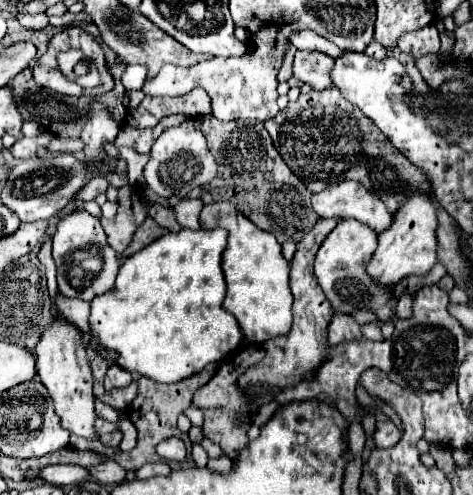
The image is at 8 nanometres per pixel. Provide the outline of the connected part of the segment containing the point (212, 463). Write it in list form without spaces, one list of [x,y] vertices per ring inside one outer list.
[[[222,453],[218,459],[210,459],[206,467],[208,469],[214,469],[214,471],[220,471],[220,473],[226,473],[232,467],[232,461],[228,459],[228,455]]]

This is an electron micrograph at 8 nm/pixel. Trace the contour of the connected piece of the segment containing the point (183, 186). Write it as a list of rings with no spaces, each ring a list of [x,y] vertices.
[[[186,115],[186,119],[180,125],[168,127],[154,141],[150,159],[144,167],[144,177],[146,177],[146,185],[158,197],[164,197],[164,199],[168,199],[170,195],[184,197],[192,189],[202,187],[216,177],[218,165],[214,161],[214,155],[210,155],[210,149],[202,135],[202,119],[204,117],[200,117],[200,115]]]

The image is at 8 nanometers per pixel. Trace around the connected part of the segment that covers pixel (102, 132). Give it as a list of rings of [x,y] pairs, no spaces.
[[[92,105],[88,123],[82,129],[82,141],[84,141],[82,155],[84,155],[86,163],[104,163],[106,161],[104,143],[112,143],[116,139],[118,131],[120,131],[120,127],[112,119],[110,111],[102,105]]]

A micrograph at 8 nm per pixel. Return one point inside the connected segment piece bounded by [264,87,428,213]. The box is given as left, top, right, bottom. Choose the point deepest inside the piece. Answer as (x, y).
(324, 139)

